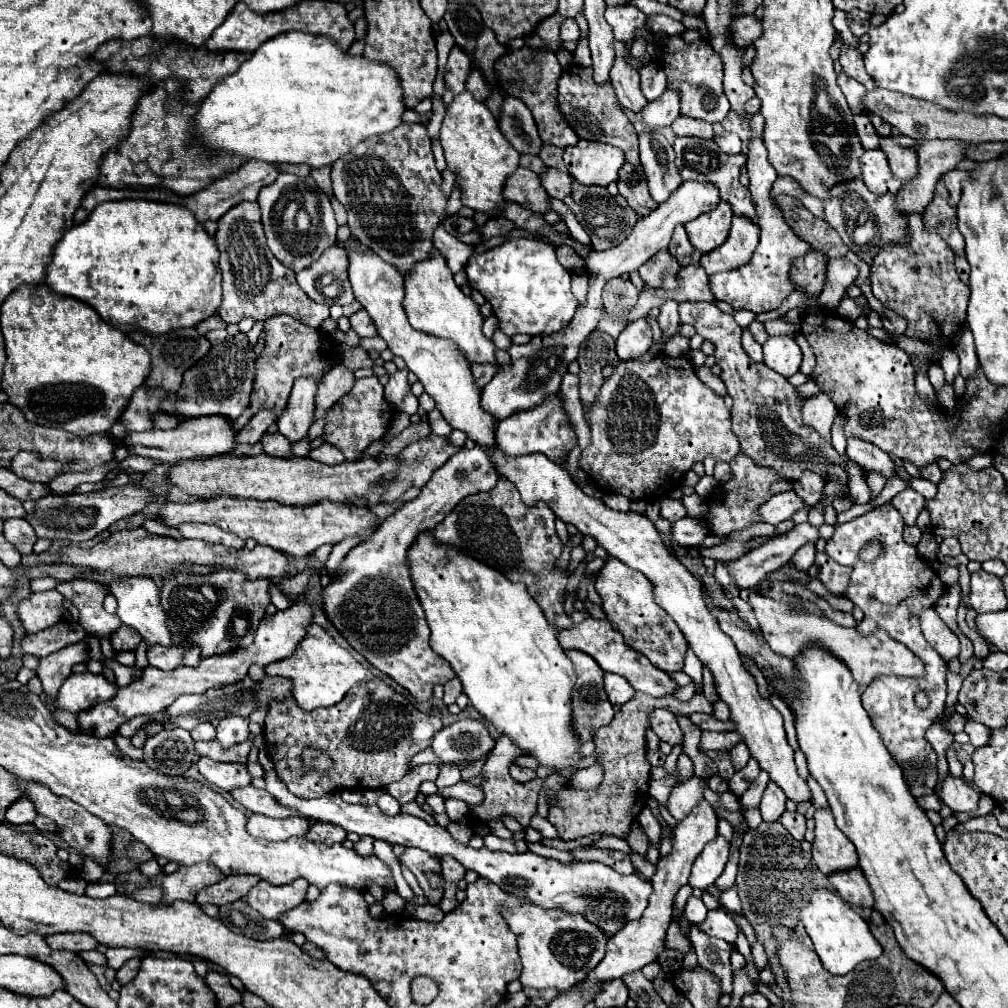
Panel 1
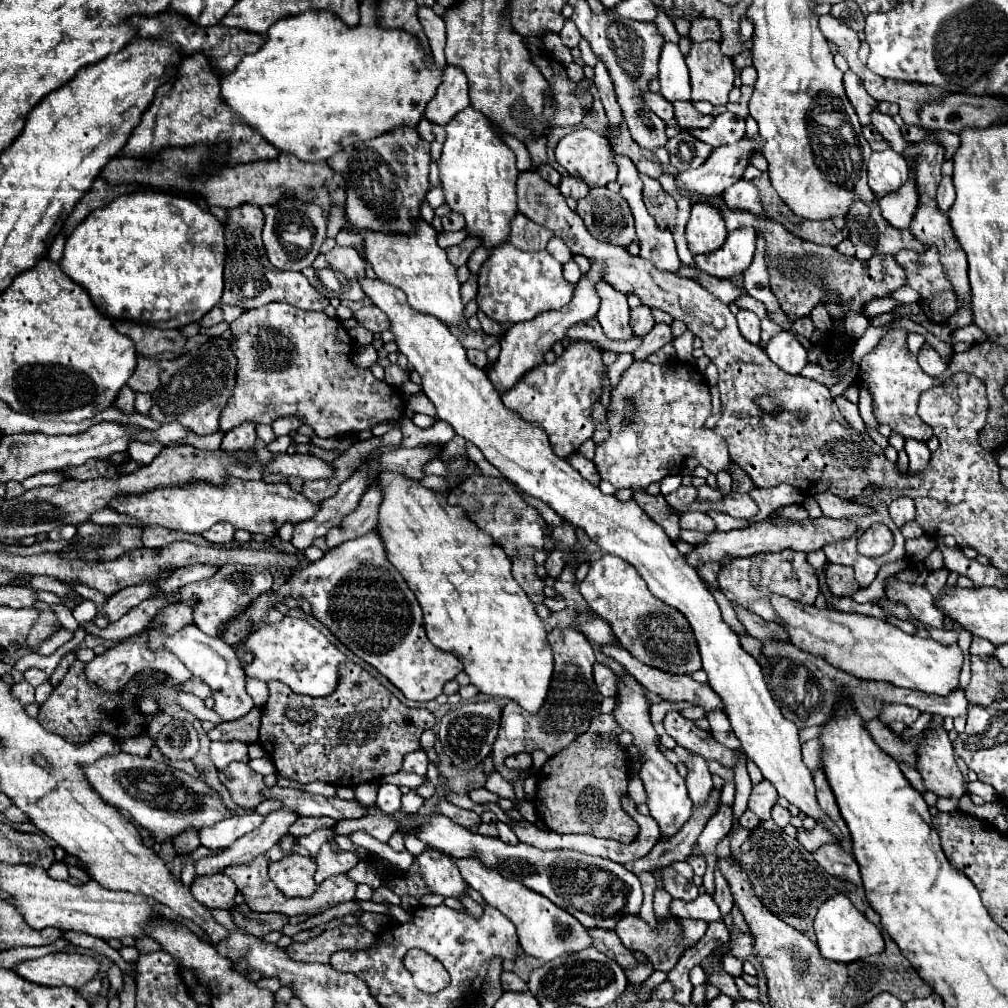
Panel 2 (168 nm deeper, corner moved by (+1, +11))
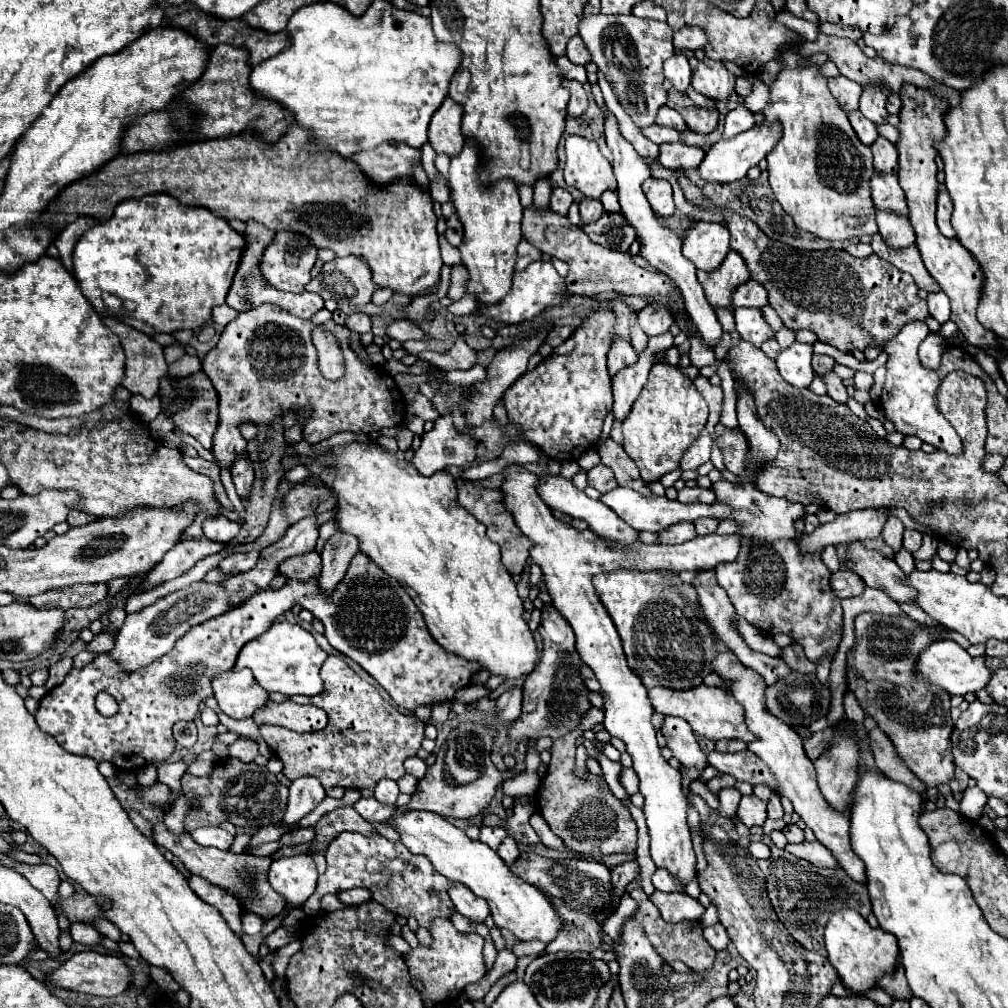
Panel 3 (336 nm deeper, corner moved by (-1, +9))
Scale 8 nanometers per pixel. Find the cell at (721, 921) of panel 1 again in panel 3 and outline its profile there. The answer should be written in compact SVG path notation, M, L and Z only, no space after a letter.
M655 891L649 897L661 911L661 917L669 923L681 923L681 921L699 921L705 913L705 907L689 897L687 893L661 893Z

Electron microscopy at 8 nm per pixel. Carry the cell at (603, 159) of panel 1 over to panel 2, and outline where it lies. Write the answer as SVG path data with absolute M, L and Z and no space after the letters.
M577 127L559 141L555 159L571 177L579 177L589 187L605 187L617 179L617 165L611 161L611 153L607 137Z

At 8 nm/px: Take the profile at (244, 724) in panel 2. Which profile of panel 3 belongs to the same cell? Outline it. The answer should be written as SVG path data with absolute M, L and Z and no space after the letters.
M269 701L265 707L259 707L257 713L253 713L253 721L257 727L279 725L297 733L309 733L321 731L327 725L327 715L315 705L297 705L293 701Z

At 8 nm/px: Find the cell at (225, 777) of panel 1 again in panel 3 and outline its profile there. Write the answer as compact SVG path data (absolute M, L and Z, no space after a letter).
M239 737L235 743L231 743L229 747L229 757L237 757L237 759L241 759L243 763L251 763L253 759L255 759L255 755L259 753L257 751L257 743L253 743L253 741L249 741L249 739L243 739L243 737Z

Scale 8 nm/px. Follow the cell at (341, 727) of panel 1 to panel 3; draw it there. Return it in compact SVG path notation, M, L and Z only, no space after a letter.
M329 655L321 667L325 691L315 697L303 697L301 703L311 703L327 711L329 723L317 733L293 733L291 729L275 729L261 725L261 737L277 759L283 761L283 775L293 781L311 775L321 781L325 789L373 789L379 779L399 779L405 775L403 761L415 757L425 739L425 723L399 713L389 705L379 691L363 681L341 657Z

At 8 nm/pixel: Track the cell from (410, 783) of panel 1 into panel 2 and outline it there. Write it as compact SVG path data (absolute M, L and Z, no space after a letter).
M419 749L419 751L407 753L407 757L405 757L405 761L403 761L403 771L407 771L407 773L417 773L417 775L425 777L425 773L427 773L427 763L429 763L429 759L427 759L425 751Z

